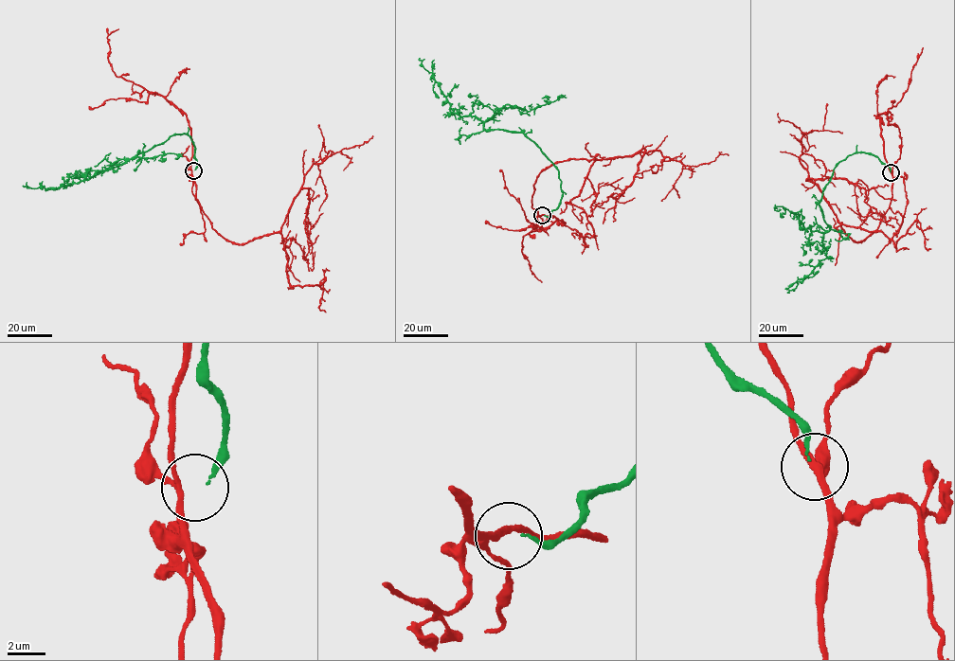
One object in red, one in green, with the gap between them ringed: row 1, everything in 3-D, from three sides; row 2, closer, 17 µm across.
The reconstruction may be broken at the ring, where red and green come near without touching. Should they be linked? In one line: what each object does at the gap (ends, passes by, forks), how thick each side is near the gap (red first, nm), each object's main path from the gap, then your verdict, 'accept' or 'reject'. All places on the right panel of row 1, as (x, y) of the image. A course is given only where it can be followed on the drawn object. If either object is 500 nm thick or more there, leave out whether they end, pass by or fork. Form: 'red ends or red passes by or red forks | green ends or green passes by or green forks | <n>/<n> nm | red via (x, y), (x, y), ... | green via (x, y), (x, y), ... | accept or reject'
red forks | green ends | 280/120 nm | red via (891, 173), (890, 206), (878, 228), (856, 241), (806, 179), (855, 184), (866, 190), (864, 201), (892, 225) | green via (891, 171), (863, 151), (836, 164), (819, 205), (830, 225), (823, 232), (781, 209) | reject

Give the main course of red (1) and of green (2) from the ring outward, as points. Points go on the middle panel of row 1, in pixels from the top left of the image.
1: (541, 216), (531, 206), (532, 186), (542, 170), (574, 158), (608, 159), (644, 149), (633, 184), (590, 210)
2: (544, 215), (562, 197), (557, 167), (522, 133), (484, 126), (501, 108), (528, 111), (562, 95), (558, 100)

